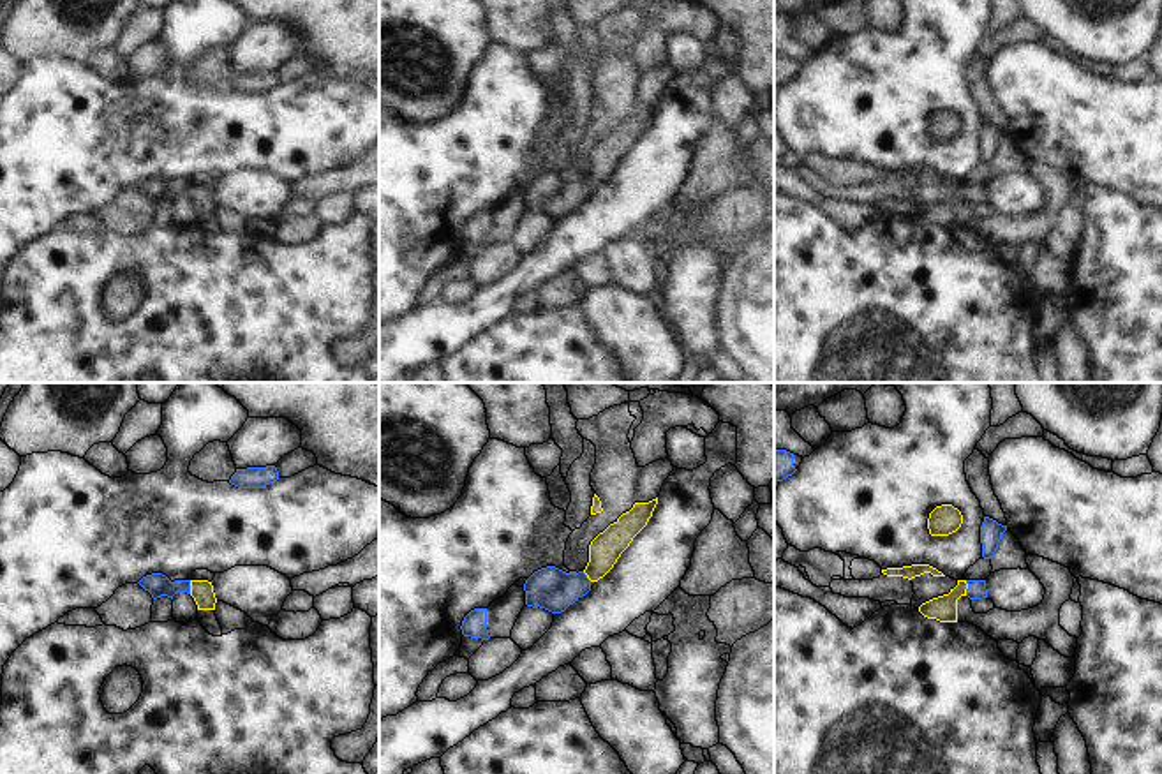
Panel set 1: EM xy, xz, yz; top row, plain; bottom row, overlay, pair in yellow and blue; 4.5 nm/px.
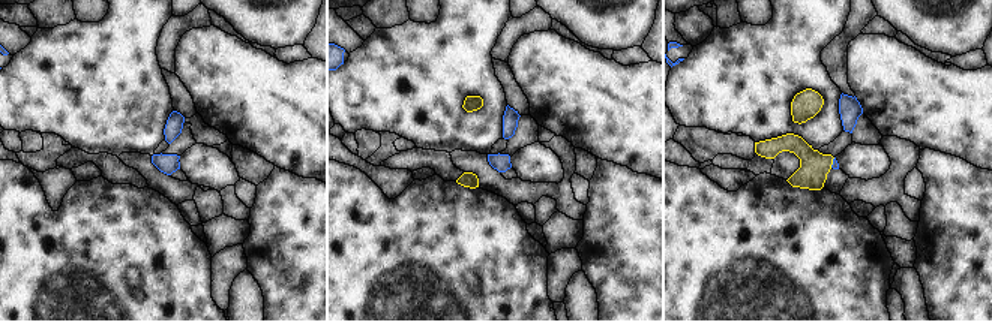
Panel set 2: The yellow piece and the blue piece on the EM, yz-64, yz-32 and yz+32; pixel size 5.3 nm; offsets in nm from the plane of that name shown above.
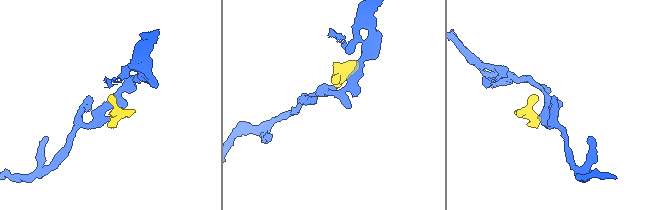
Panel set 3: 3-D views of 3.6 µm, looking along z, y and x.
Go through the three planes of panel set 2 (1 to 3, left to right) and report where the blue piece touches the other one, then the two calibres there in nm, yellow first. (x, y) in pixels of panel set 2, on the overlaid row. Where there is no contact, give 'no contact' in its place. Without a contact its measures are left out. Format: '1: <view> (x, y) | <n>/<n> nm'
1: no contact
2: no contact
3: yz+32 (832, 162) | 160/40 nm

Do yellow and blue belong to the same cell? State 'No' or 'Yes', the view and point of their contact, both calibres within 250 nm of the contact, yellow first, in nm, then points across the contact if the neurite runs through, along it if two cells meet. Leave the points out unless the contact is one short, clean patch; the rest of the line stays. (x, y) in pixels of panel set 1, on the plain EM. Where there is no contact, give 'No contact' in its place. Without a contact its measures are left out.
Yes. Touches yellow at yz (967, 193). Thickness 120 nm (yellow) against 80 nm. Path across: yz (944, 214), (967, 193), (975, 194).

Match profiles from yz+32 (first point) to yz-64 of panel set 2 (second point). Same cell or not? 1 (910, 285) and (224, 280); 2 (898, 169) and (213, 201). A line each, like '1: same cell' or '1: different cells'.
1: different cells
2: different cells

